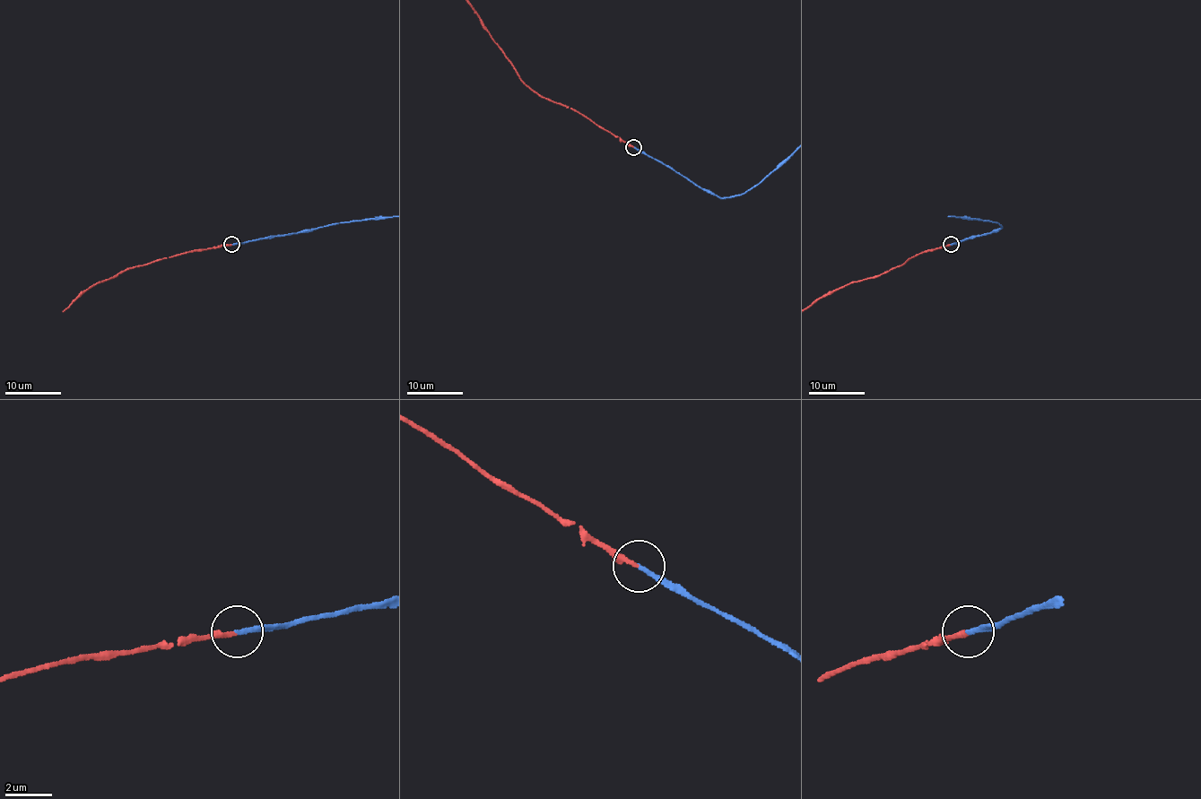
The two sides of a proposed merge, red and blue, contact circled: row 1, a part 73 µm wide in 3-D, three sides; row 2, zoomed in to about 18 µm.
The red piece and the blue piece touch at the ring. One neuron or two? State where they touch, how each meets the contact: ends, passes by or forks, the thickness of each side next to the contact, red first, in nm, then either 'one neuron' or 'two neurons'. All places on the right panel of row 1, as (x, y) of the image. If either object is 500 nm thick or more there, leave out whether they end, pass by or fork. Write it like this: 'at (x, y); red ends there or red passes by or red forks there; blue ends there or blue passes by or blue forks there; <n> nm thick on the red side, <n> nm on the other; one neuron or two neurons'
at (951, 244); red ends there; blue ends there; 200 nm thick on the red side, 200 nm on the other; one neuron

